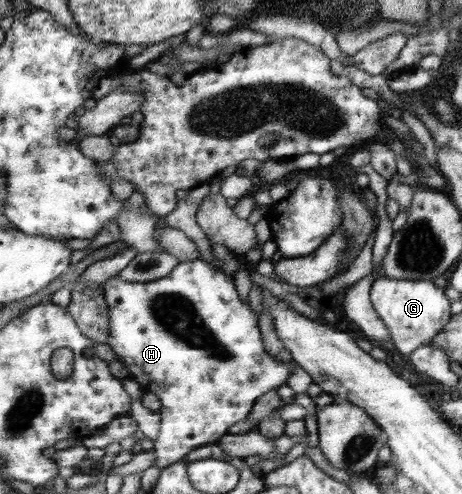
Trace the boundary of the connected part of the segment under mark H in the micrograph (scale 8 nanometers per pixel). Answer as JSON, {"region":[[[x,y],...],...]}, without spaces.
{"region":[[[195,259],[194,261],[180,262],[169,276],[155,280],[155,282],[125,282],[115,276],[101,285],[101,292],[103,292],[103,297],[105,297],[110,310],[110,337],[107,344],[117,353],[118,360],[127,366],[127,370],[131,372],[130,378],[138,382],[146,391],[154,392],[161,401],[161,407],[157,410],[160,416],[159,434],[154,440],[153,448],[157,458],[153,466],[158,466],[161,470],[181,459],[188,458],[190,452],[200,446],[216,444],[221,437],[228,433],[231,426],[247,418],[253,405],[260,397],[263,397],[270,390],[285,385],[287,378],[289,378],[292,364],[281,362],[265,350],[255,311],[251,310],[251,307],[241,300],[235,284],[229,276],[225,276],[222,270],[204,260]]]}

